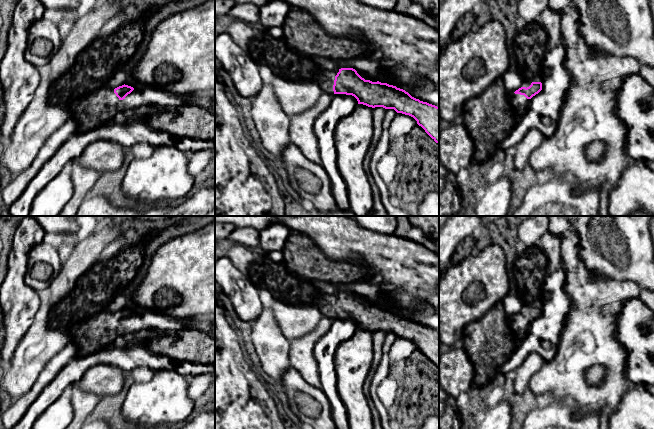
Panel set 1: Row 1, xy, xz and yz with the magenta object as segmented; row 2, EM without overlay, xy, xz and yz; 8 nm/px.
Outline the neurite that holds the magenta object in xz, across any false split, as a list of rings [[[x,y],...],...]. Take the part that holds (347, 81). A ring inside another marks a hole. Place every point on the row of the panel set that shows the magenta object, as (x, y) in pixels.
[[[353,68],[332,71],[334,94],[354,96],[358,104],[394,109],[413,117],[419,126],[439,144],[439,107],[420,101],[396,86],[362,78]]]

